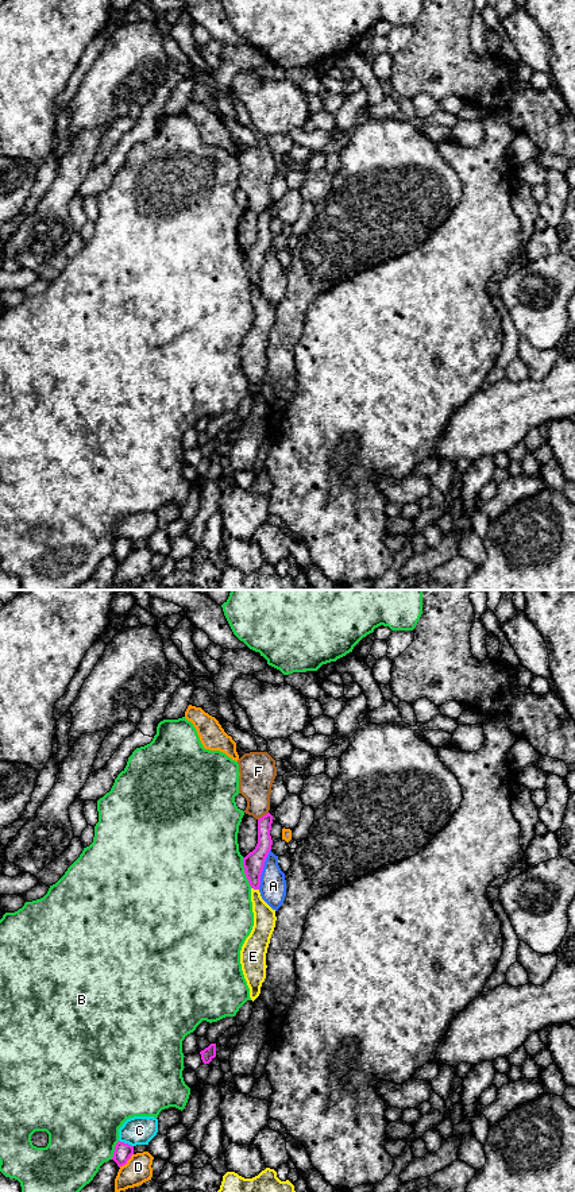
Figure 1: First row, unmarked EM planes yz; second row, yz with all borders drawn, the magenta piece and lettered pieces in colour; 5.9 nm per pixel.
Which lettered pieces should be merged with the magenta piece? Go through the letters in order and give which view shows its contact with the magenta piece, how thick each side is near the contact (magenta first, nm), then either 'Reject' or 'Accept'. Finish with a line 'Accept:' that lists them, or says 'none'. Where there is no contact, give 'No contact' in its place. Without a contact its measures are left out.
A: Touches magenta in yz. Thickness 120 nm (magenta) against 160 nm. Reject
B: Touches magenta in yz. Thickness 120 nm (magenta) against 500 nm. Reject
C: Touches magenta in yz. Thickness 110 nm (magenta) against 180 nm. Reject
D: Touches magenta in yz. Thickness 110 nm (magenta) against 160 nm. Reject
E: Touches magenta in yz. Thickness 120 nm (magenta) against 130 nm. Reject
F: Touches magenta in yz. Thickness 100 nm (magenta) against 200 nm. Reject
Accept: none

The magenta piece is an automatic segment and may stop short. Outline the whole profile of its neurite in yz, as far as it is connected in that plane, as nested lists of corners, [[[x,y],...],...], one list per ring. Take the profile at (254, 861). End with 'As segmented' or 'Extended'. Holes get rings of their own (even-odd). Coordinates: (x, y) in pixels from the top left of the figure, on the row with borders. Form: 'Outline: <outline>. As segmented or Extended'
Outline: [[[270,813],[258,819],[258,844],[252,852],[243,857],[244,873],[254,890],[259,890],[265,861],[273,845],[271,823],[273,815]]]. As segmented

